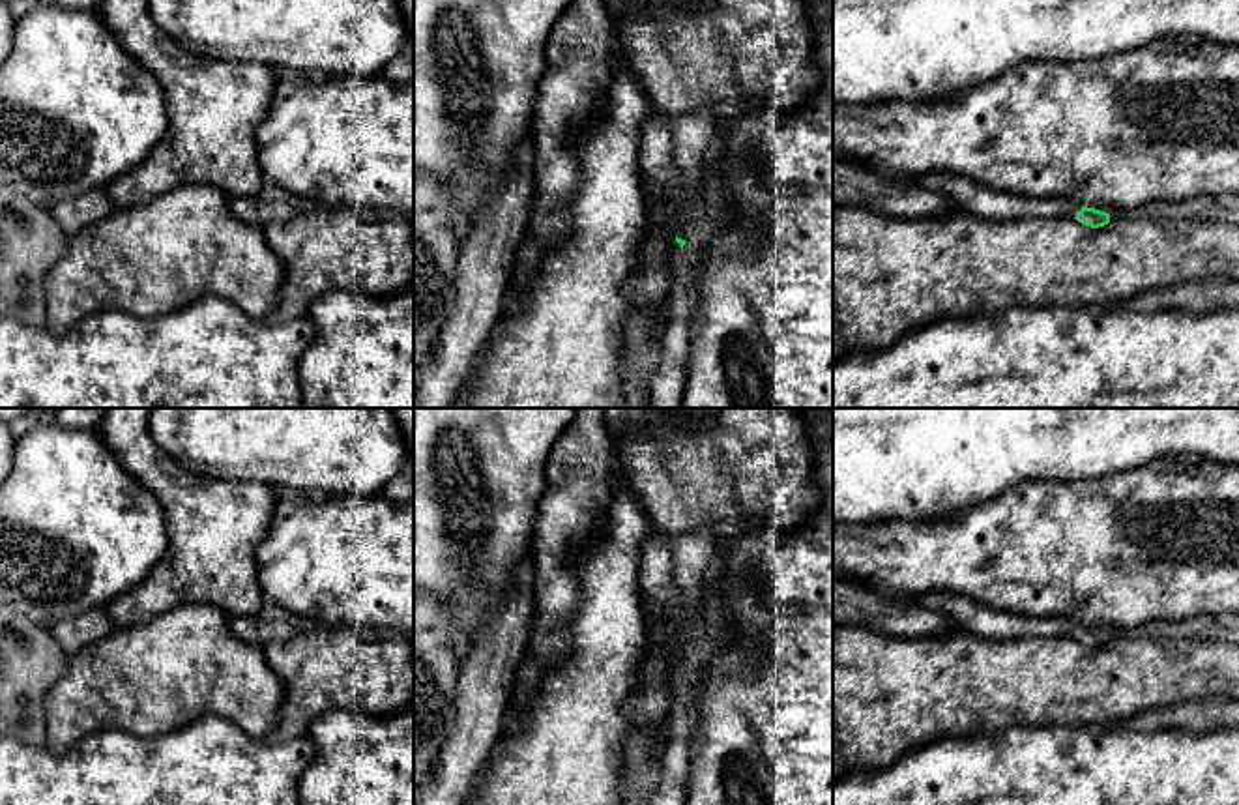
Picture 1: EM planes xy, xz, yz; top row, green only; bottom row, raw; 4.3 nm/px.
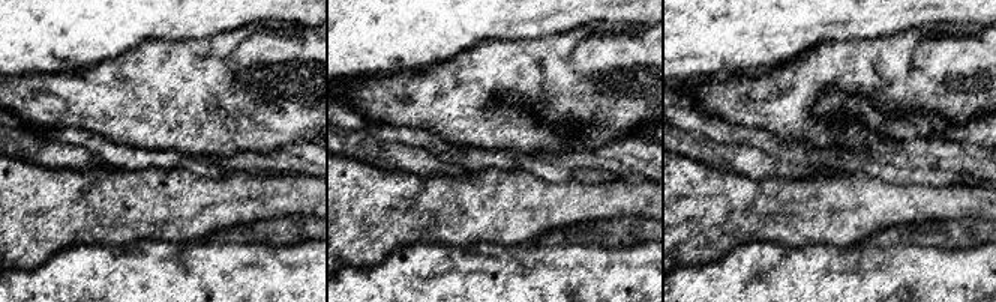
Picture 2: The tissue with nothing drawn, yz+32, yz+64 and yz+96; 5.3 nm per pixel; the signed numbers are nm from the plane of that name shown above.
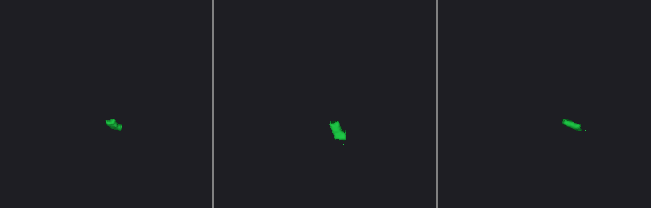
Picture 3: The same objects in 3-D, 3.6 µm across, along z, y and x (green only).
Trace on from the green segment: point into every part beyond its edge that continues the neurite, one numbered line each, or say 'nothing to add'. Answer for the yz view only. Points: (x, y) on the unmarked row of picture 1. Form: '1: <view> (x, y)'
1: yz (977, 618)

